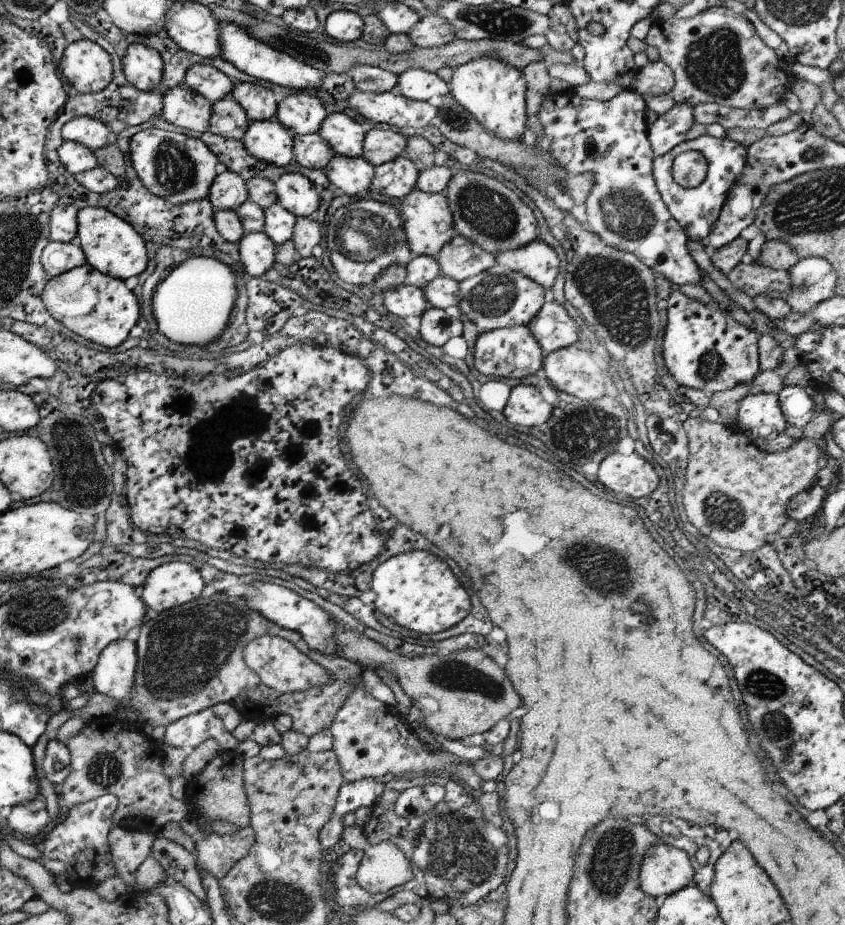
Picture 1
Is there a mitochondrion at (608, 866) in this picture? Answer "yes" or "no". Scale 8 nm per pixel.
yes

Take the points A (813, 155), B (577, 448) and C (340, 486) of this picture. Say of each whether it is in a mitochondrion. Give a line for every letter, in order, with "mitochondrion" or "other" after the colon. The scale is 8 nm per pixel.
A: mitochondrion
B: mitochondrion
C: other

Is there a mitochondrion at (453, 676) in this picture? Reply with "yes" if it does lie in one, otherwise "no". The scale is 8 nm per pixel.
yes

